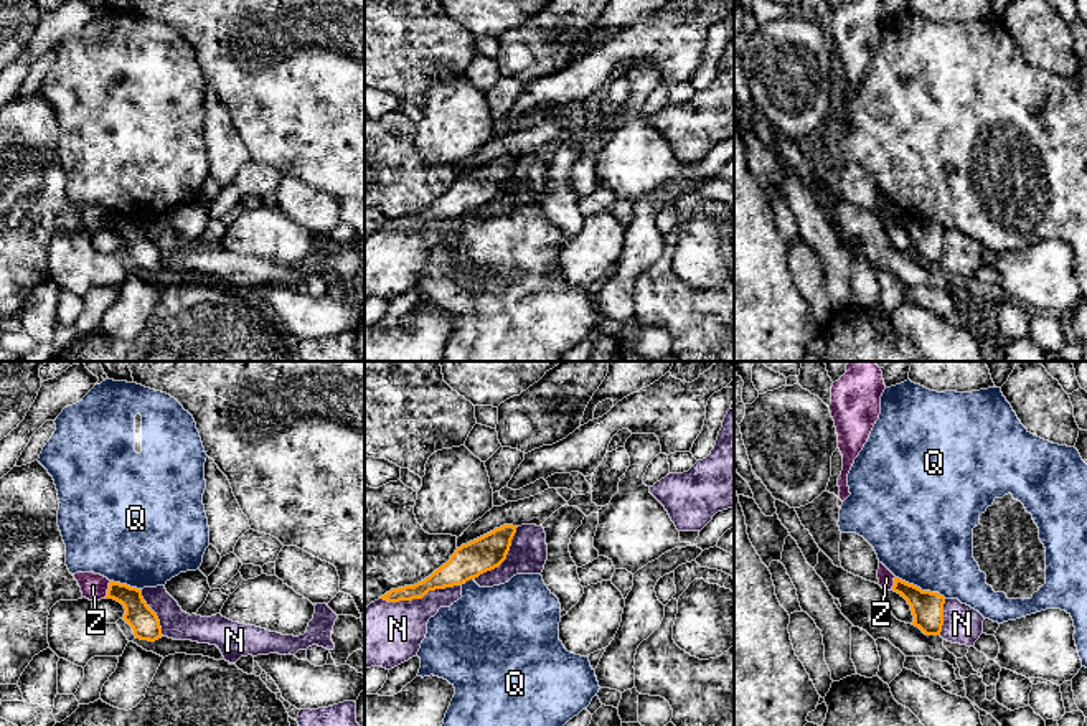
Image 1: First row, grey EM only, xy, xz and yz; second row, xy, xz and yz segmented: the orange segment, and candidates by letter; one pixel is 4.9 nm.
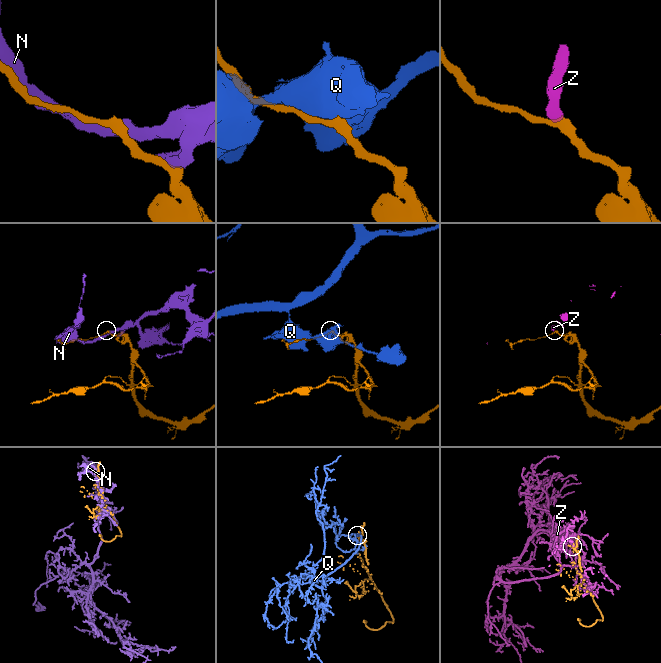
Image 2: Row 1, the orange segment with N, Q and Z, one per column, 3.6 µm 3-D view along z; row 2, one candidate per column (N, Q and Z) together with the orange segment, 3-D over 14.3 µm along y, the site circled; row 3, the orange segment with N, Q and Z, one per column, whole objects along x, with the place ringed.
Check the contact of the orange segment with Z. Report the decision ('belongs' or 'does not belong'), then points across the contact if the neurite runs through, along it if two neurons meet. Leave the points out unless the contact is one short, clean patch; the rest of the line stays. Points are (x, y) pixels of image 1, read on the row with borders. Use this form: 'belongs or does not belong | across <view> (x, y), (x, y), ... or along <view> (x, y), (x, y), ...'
does not belong | along xy (111, 581), (104, 596)

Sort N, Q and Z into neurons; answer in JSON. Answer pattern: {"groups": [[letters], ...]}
{"groups": [["N"], ["Q"], ["Z"]]}

